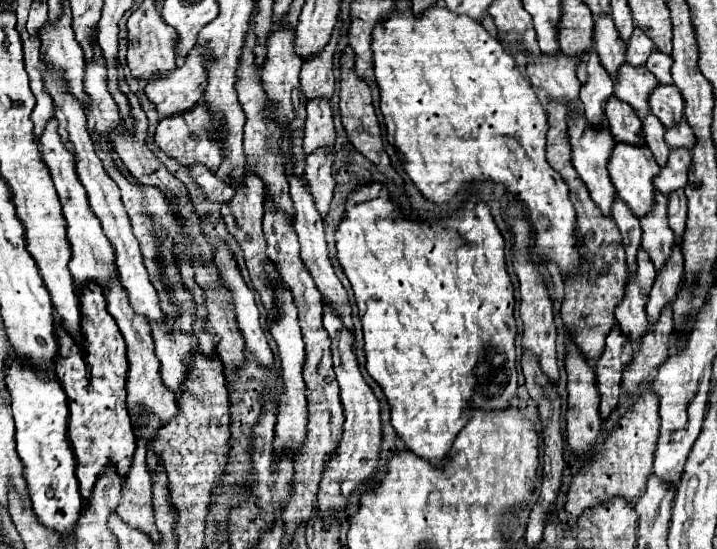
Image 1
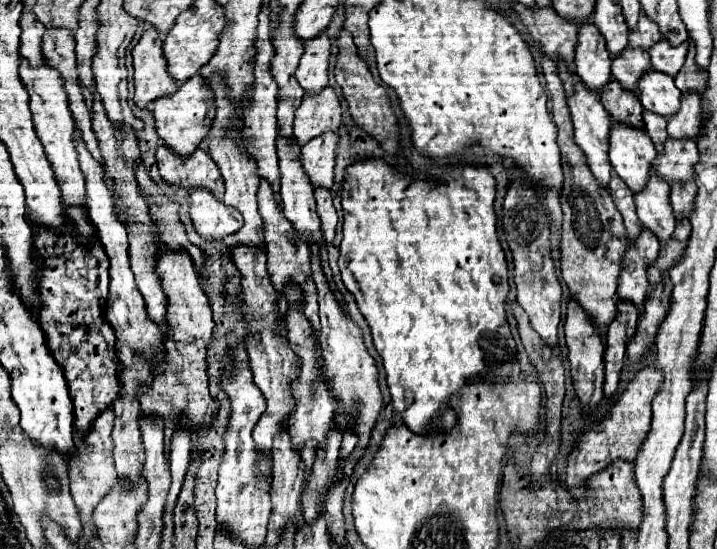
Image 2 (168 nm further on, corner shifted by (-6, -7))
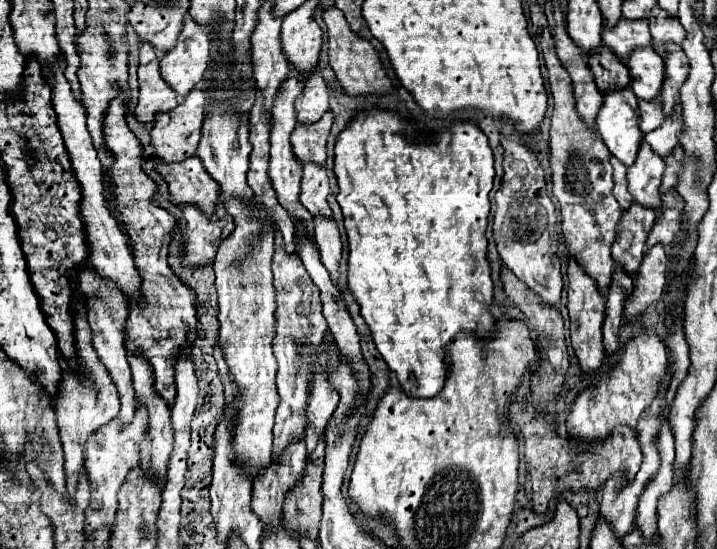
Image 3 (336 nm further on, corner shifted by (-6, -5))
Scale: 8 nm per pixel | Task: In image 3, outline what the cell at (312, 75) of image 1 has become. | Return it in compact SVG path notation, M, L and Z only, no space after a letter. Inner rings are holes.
M327 112L319 122L311 126L299 124L295 128L295 132L291 134L291 146L293 146L293 154L297 154L297 160L301 164L305 162L313 162L319 166L325 164L325 142L331 124L333 124L333 114Z

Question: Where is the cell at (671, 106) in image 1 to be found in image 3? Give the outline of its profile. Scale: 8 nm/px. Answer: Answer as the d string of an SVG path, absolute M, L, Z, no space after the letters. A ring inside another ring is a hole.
M647 46L645 50L633 50L633 56L629 56L627 70L631 78L631 90L637 98L651 100L661 94L663 86L663 60L655 54L653 46Z

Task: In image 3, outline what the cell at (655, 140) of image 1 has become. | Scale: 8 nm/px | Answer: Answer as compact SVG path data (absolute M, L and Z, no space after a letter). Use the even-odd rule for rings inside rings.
M653 98L653 102L639 100L639 118L641 118L641 132L643 134L659 128L661 122L665 120L665 114L661 110L661 100L659 98Z

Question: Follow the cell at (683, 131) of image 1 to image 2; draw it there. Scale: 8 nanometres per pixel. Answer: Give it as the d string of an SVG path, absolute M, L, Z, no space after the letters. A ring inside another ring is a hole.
M689 94L681 100L681 110L669 118L667 134L673 140L695 140L701 128L701 98Z

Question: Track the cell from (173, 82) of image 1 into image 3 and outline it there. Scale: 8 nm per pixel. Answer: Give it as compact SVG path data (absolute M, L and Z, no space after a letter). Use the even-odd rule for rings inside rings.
M193 90L183 104L179 104L169 114L157 114L155 126L151 128L151 144L155 148L155 156L163 162L183 162L195 156L197 142L201 138L201 126L205 118L205 94L201 90Z

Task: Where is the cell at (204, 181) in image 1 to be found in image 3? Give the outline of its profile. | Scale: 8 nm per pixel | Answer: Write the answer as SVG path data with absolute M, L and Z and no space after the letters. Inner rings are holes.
M183 206L185 216L185 240L183 240L183 260L185 268L201 268L213 262L221 232L227 224L227 218L207 218L197 206Z

